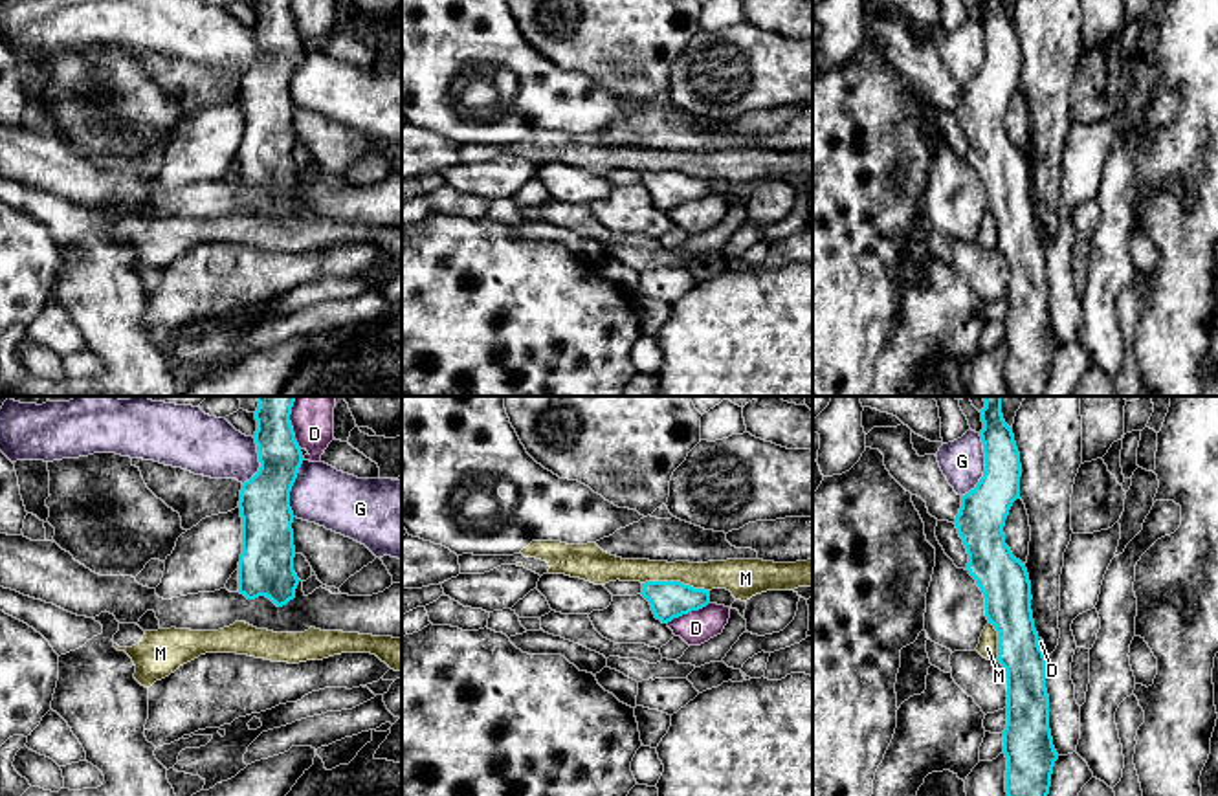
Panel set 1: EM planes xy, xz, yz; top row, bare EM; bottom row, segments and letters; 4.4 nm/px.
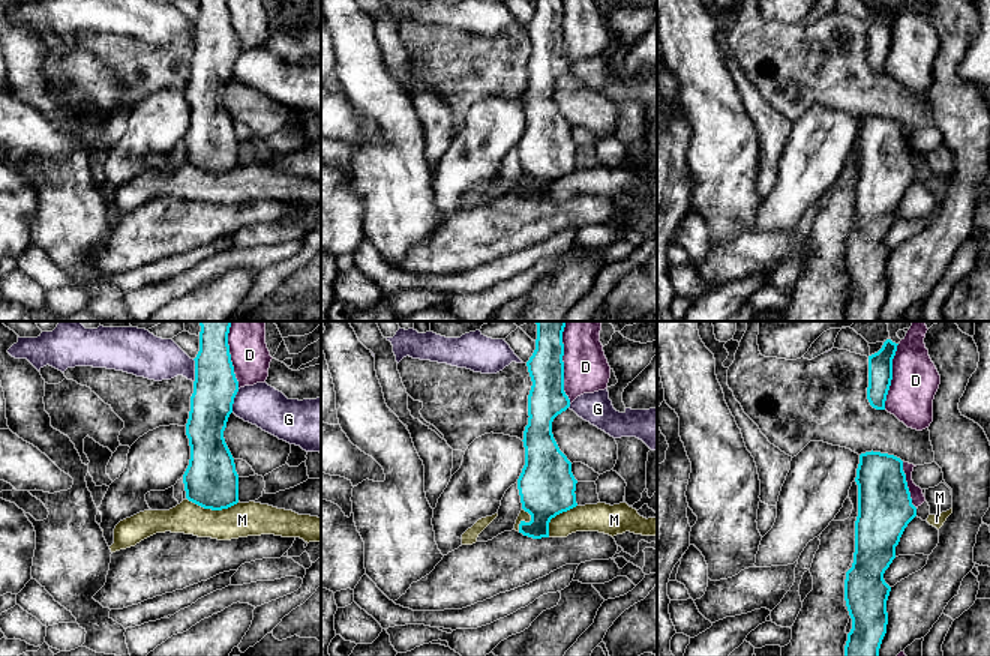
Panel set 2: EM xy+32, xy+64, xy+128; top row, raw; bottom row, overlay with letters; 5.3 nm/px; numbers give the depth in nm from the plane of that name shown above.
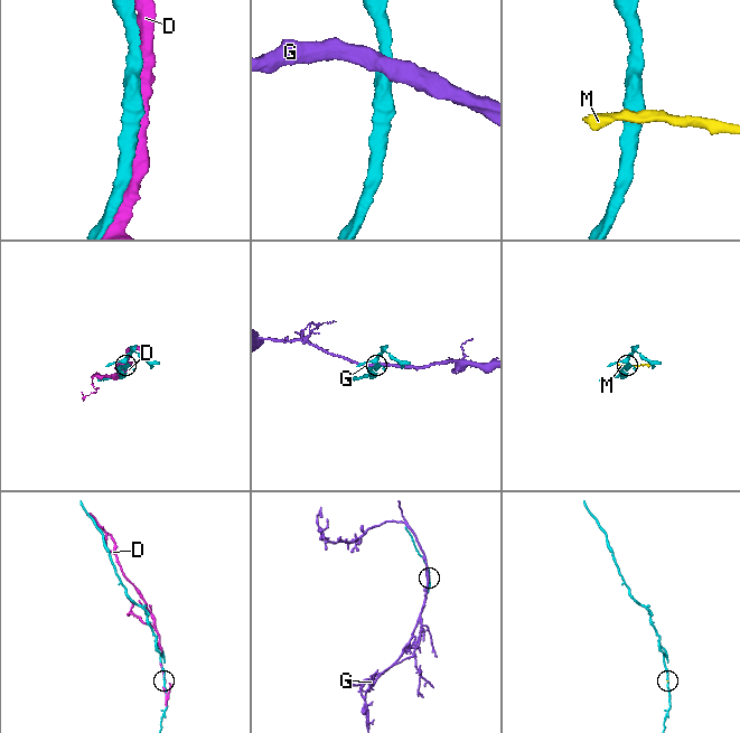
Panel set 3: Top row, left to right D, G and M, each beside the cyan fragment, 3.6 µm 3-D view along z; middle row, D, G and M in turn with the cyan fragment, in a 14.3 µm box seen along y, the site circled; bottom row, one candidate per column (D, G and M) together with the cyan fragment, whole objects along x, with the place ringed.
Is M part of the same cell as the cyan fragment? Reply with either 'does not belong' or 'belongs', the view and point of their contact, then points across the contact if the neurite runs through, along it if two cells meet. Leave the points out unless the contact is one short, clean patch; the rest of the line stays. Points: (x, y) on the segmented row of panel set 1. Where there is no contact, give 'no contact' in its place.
does not belong | xz (675, 582) | along xz (642, 582), (683, 582), (708, 591)

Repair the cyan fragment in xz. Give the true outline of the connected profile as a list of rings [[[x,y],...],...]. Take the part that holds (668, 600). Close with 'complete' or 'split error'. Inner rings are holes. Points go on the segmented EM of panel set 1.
[[[646,581],[640,594],[649,602],[655,618],[662,624],[710,603],[710,591],[693,589],[681,581]]]; complete

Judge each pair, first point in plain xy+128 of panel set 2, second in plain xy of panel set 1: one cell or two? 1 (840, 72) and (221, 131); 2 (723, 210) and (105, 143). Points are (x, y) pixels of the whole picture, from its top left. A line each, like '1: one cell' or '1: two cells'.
1: two cells
2: two cells

